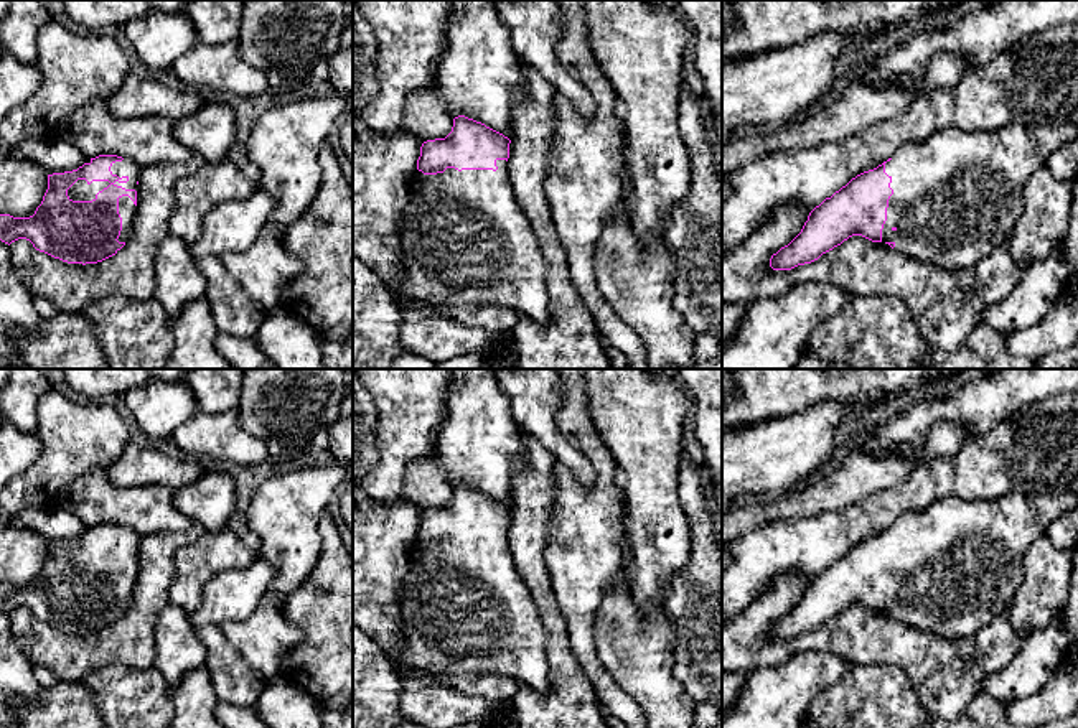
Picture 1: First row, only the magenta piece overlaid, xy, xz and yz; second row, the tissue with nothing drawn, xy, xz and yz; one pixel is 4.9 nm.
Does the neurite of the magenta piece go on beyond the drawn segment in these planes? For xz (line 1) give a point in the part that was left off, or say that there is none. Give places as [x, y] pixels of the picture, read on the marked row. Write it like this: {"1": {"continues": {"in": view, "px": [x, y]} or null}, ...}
{"1": {"continues": {"in": "xz", "px": [465, 241]}}}

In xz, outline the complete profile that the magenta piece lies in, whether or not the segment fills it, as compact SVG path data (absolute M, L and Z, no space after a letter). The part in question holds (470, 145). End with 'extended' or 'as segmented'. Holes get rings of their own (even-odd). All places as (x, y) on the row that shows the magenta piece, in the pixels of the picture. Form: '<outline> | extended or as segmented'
M465 115L453 119L445 138L422 143L401 217L407 277L394 290L424 303L498 305L539 324L549 321L547 264L531 222L513 194L509 143L503 133Z | extended

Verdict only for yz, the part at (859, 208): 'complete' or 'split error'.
split error

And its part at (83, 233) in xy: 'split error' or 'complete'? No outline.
split error

